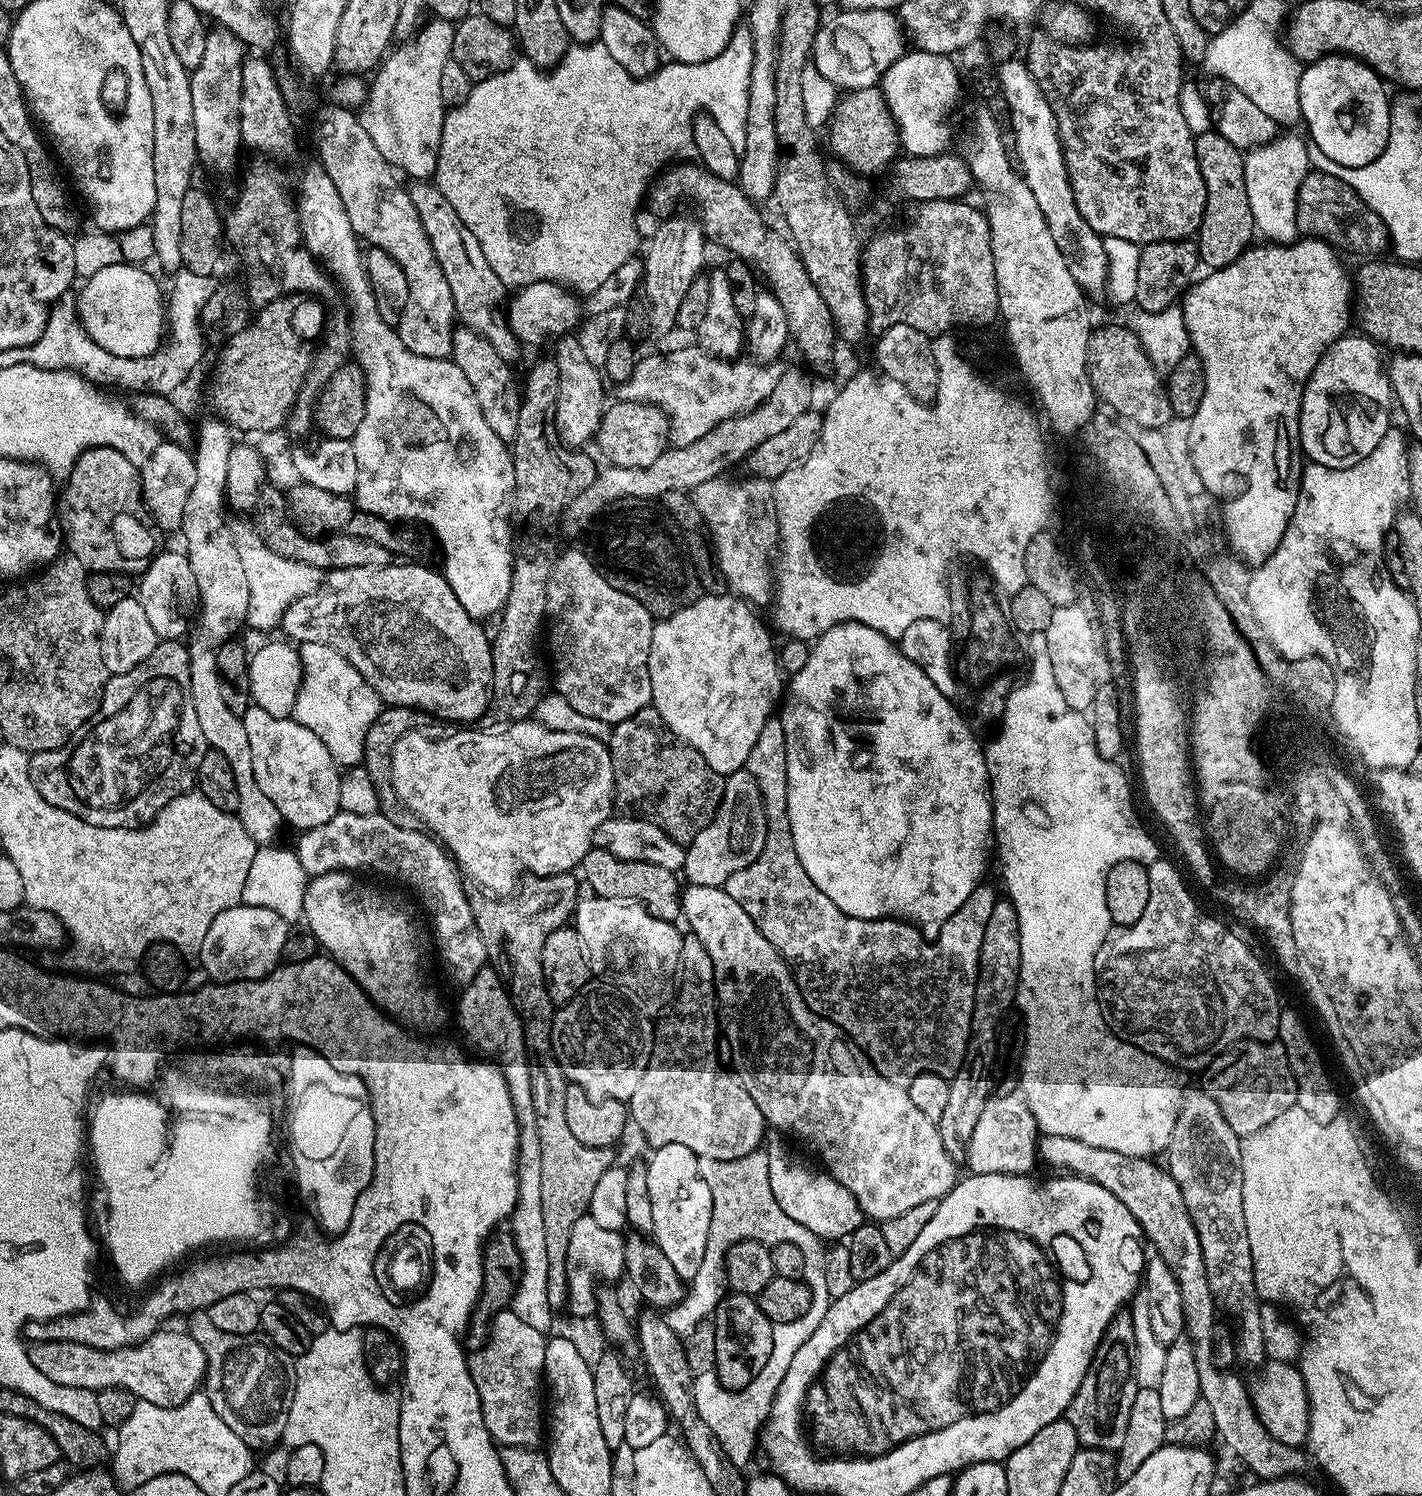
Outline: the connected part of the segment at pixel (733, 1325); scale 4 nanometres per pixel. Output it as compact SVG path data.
M741 1292L725 1295L714 1313L716 1325L716 1377L723 1388L739 1390L755 1380L757 1374L766 1366L770 1350L774 1346L773 1324L756 1305L755 1299L743 1296Z

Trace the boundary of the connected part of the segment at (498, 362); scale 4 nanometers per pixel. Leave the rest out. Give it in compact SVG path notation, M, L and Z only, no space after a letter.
M460 326L452 333L452 355L458 366L462 366L462 374L474 386L474 398L478 398L478 407L486 417L486 423L490 430L498 434L505 442L516 439L518 434L518 414L520 413L520 401L522 399L518 380L512 377L513 365L498 354L498 350L490 342L474 330Z

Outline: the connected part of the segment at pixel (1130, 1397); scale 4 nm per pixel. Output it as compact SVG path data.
M1121 1310L1106 1326L1086 1370L1086 1378L1082 1378L1082 1386L1078 1386L1066 1413L1083 1447L1101 1448L1113 1454L1120 1451L1136 1390L1134 1322L1131 1311Z

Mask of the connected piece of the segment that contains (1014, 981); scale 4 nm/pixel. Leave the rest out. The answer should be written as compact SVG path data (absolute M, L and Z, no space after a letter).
M998 900L994 910L990 912L990 919L982 934L982 943L979 946L979 968L975 980L974 1009L971 1010L971 1030L967 1038L966 1054L958 1071L949 1079L949 1101L945 1105L942 1118L939 1120L940 1133L942 1134L942 1146L946 1146L946 1154L950 1154L953 1160L960 1162L964 1160L964 1152L968 1149L968 1139L974 1130L974 1122L978 1122L978 1114L989 1097L992 1095L992 1064L998 1048L998 1033L1001 1018L1006 1010L1015 1003L1016 987L1019 984L1021 962L1020 931L1016 909L1011 901Z

